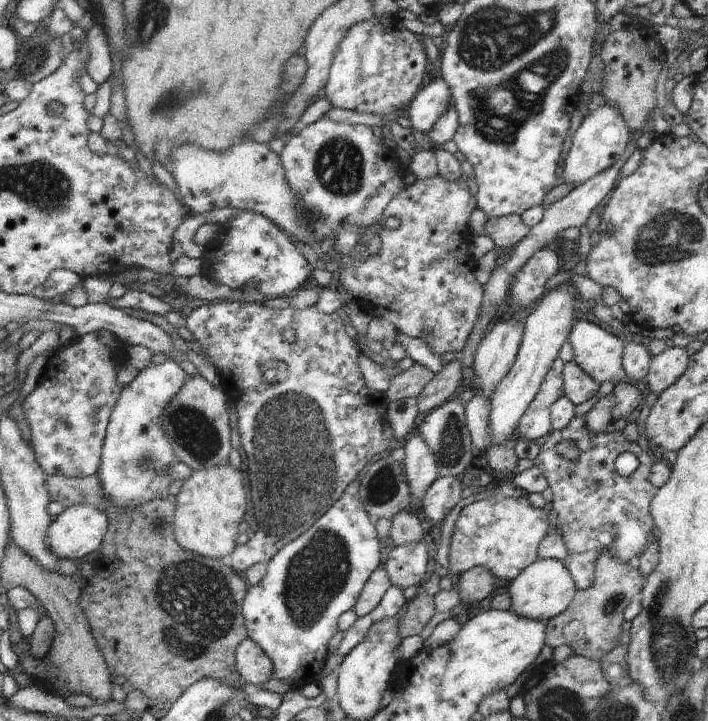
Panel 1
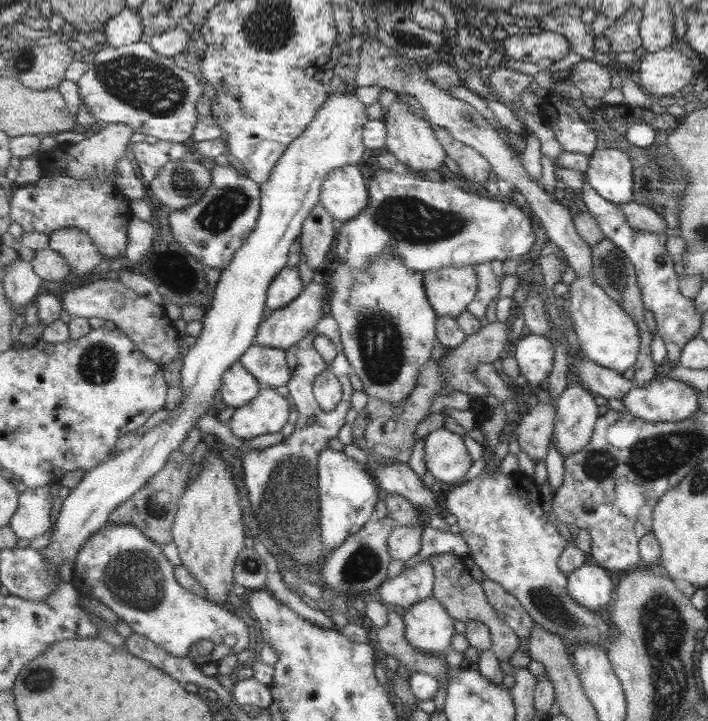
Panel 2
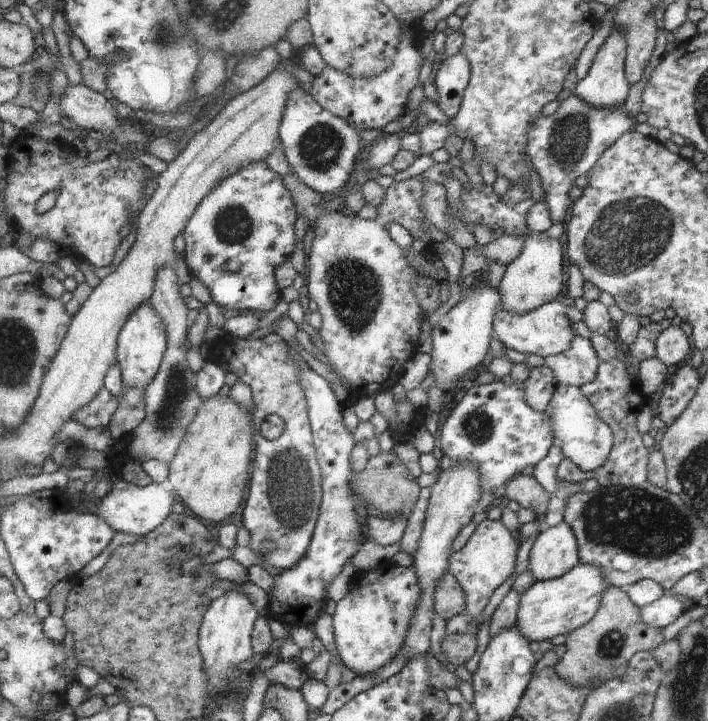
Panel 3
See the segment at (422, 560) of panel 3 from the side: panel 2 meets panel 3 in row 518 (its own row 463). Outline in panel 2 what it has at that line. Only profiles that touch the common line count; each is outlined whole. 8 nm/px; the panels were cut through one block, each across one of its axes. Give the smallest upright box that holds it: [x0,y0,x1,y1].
[426,428,472,488]

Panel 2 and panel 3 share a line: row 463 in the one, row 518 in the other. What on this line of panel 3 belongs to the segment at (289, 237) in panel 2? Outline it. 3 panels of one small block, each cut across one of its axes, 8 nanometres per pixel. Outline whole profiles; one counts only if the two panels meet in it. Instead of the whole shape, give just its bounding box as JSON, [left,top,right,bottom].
[95,480,177,537]

